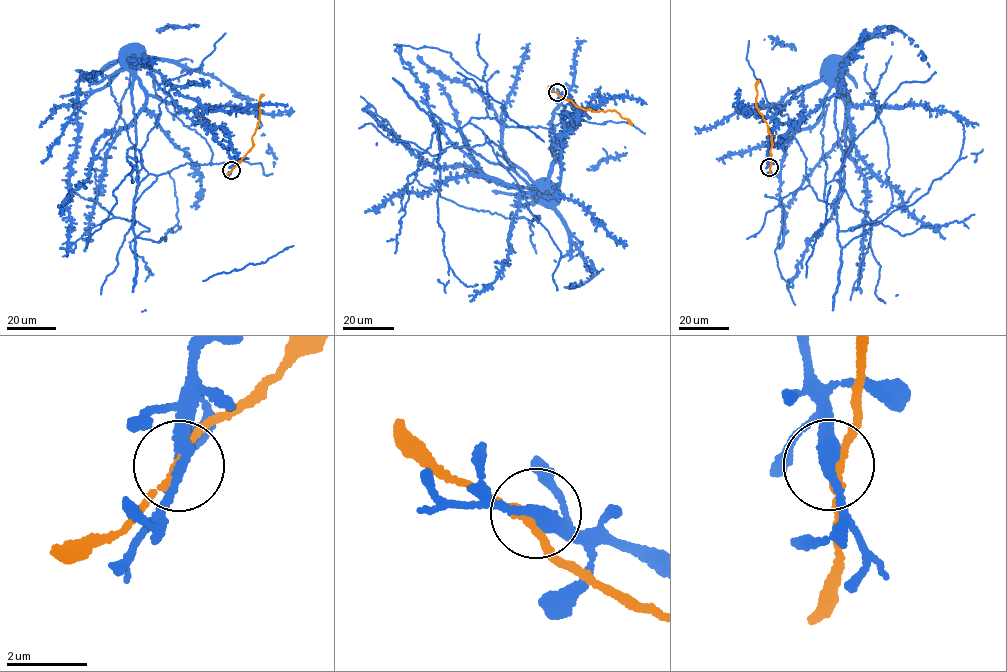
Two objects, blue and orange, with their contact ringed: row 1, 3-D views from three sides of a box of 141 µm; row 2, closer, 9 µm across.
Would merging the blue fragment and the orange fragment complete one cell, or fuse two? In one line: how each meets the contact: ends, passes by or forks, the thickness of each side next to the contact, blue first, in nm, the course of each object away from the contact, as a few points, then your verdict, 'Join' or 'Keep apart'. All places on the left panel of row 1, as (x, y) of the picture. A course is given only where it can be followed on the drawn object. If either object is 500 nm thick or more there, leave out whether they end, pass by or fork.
At the ring blue passes by. At the ring orange passes by. Thickness 320 nm (blue) against 200 nm. Course of blue: (232, 170), (236, 153), (226, 129), (209, 128), (188, 117), (160, 87), (151, 71), (125, 53). Course of orange: (232, 170), (252, 146), (251, 137), (260, 109), (259, 101), (264, 94). Keep apart

